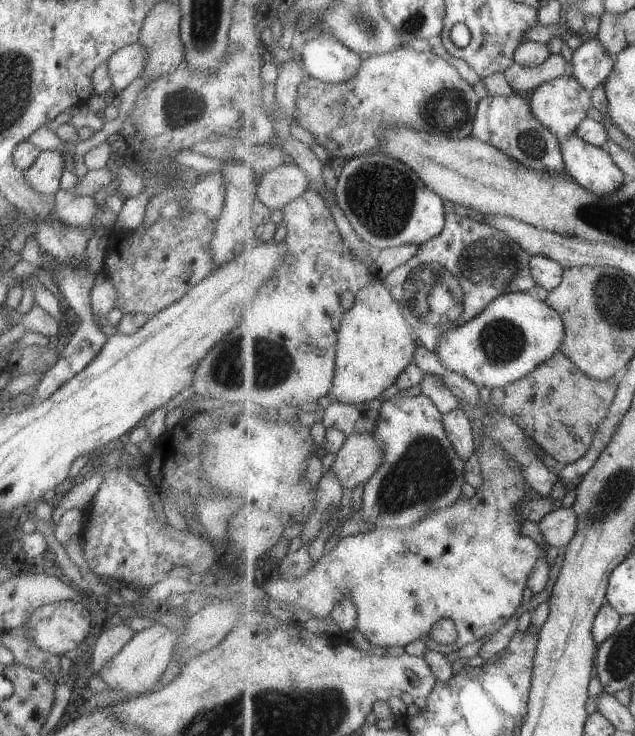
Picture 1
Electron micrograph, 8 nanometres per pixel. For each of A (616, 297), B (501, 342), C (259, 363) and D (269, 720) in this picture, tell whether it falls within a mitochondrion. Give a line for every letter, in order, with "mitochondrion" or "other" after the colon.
A: mitochondrion
B: mitochondrion
C: mitochondrion
D: mitochondrion

